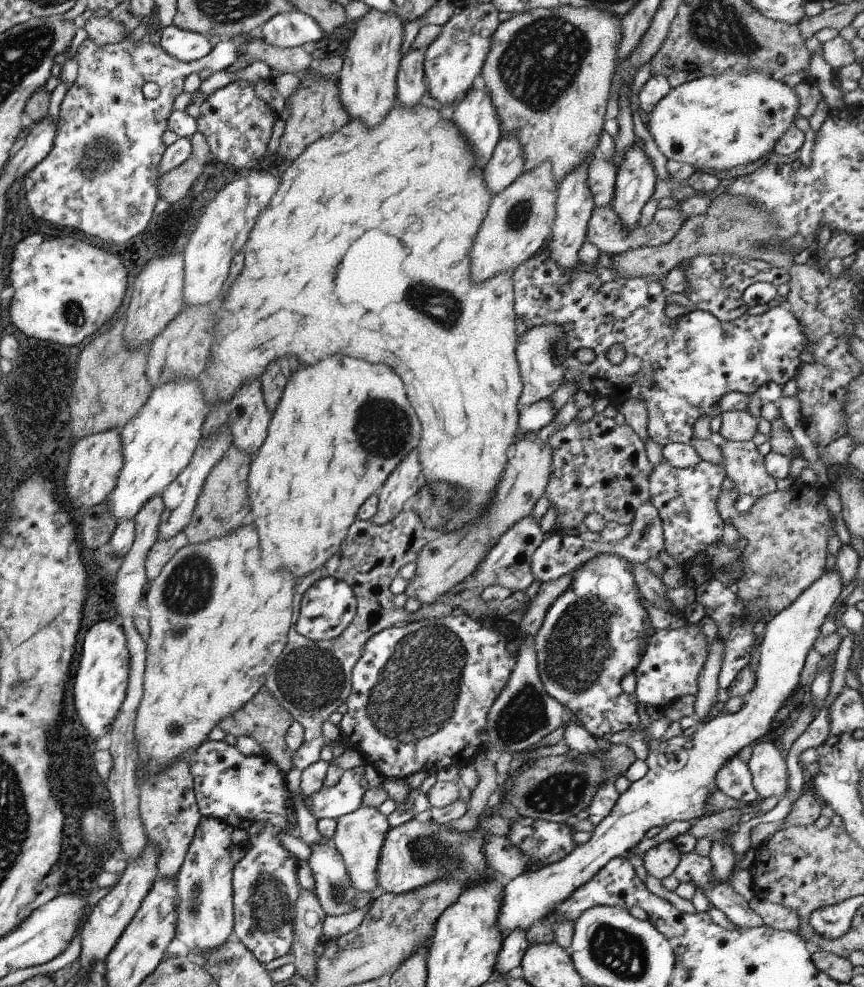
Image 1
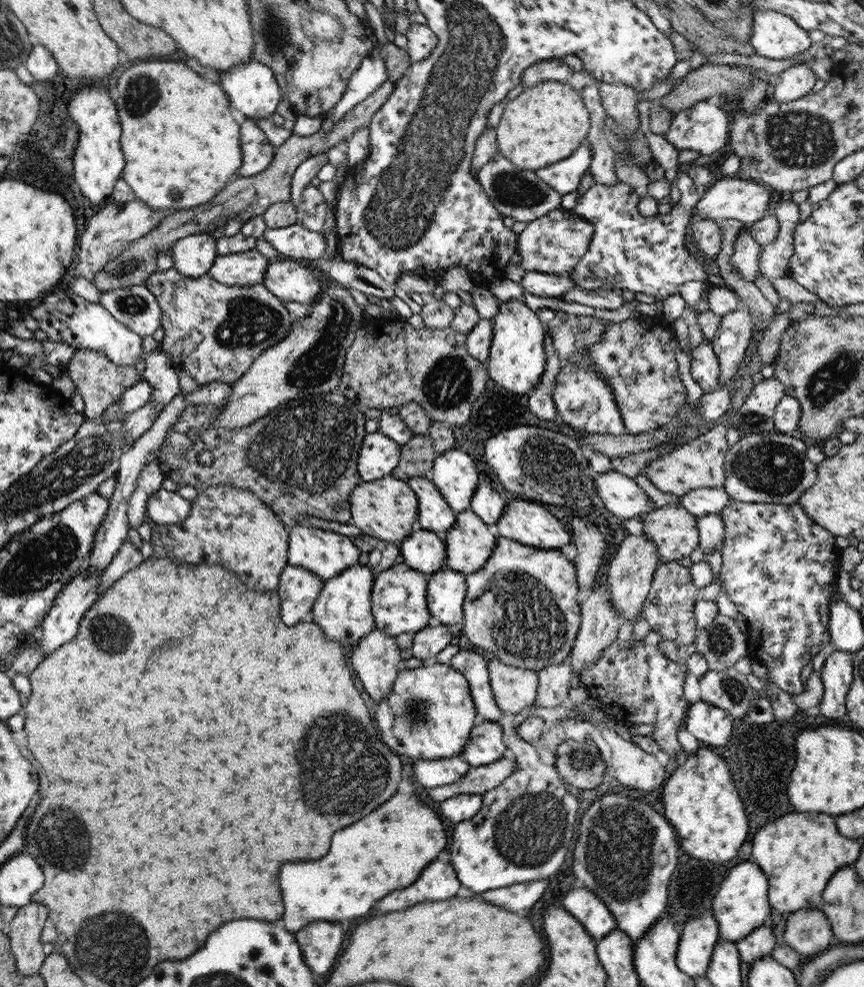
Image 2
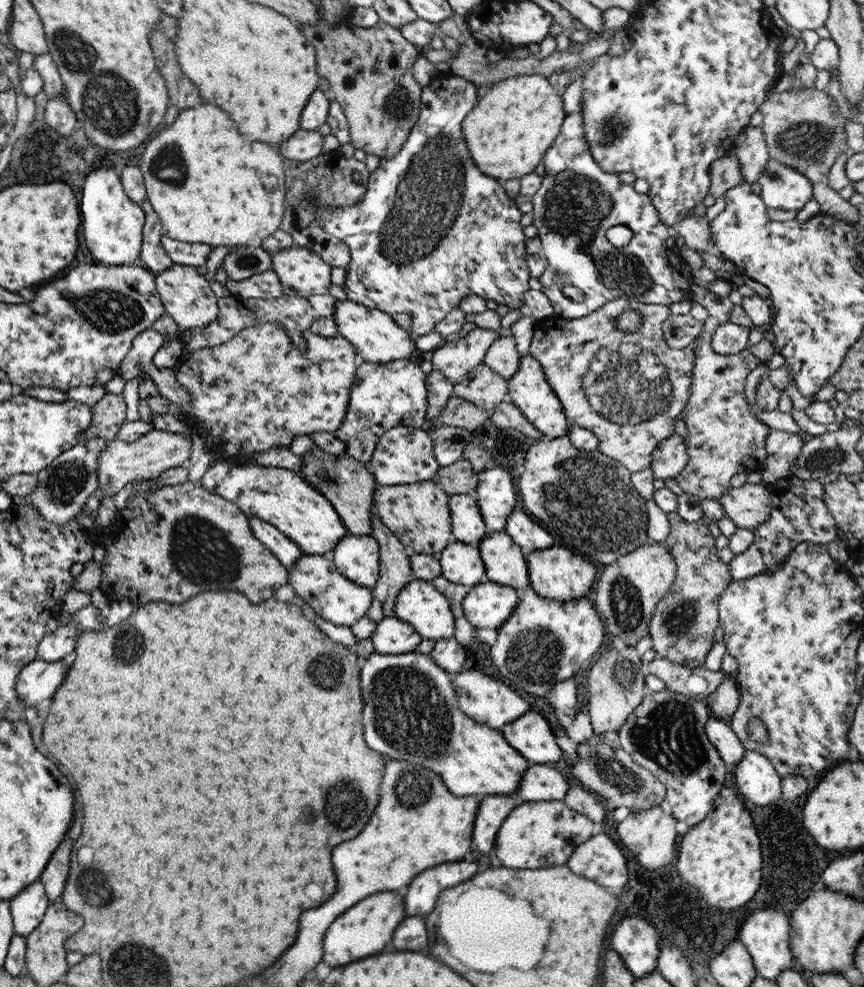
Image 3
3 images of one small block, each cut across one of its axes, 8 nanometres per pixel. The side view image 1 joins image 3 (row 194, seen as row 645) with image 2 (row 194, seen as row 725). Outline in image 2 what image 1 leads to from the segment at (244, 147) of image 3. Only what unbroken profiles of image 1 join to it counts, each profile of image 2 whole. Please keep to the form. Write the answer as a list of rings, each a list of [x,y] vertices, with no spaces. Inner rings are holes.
[[[141,62],[141,64],[135,64],[125,69],[125,72],[119,74],[119,78],[116,78],[117,86],[117,100],[114,105],[117,106],[117,116],[119,116],[119,122],[121,122],[121,134],[120,134],[120,149],[123,153],[123,160],[125,164],[123,166],[123,172],[121,172],[121,178],[127,183],[127,186],[133,191],[134,198],[144,202],[150,209],[153,210],[168,210],[172,212],[180,211],[181,209],[190,209],[212,199],[220,190],[225,188],[225,185],[229,183],[237,174],[237,168],[241,162],[241,149],[239,146],[239,118],[230,108],[230,104],[225,95],[225,91],[215,84],[210,83],[199,76],[193,70],[189,69],[185,64],[177,62]]]

